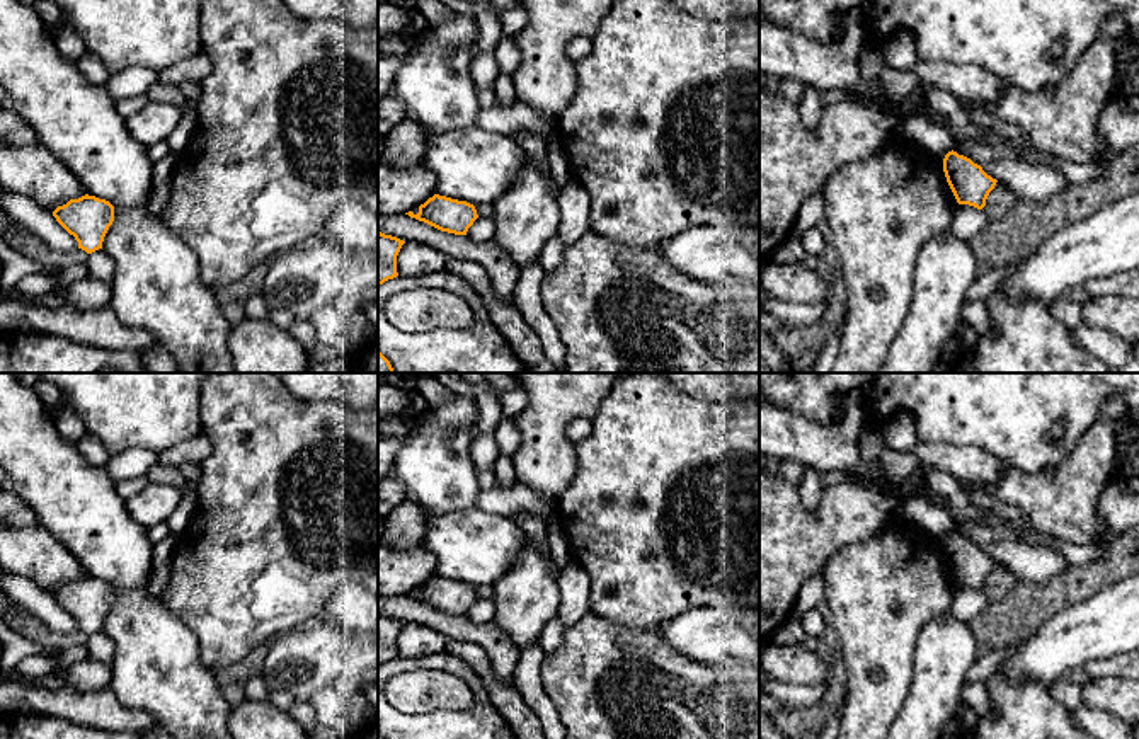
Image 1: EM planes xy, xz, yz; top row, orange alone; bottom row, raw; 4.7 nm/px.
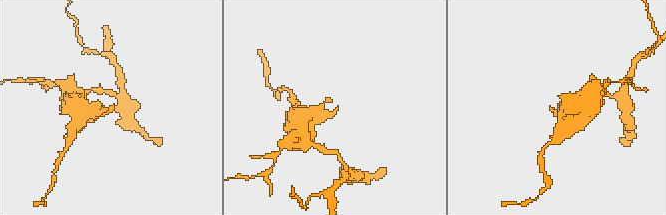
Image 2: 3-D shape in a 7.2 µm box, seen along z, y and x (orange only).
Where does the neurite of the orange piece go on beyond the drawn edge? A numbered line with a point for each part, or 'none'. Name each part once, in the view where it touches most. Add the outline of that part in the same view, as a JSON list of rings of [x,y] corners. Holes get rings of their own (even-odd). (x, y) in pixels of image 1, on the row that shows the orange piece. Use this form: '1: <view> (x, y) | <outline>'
none

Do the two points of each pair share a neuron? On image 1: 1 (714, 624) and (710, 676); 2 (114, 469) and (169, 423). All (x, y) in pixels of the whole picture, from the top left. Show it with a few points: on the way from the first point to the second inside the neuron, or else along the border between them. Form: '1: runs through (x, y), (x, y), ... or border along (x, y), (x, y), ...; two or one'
1: border along (675, 649), (702, 663), (724, 663), (727, 659); two
2: border along (159, 452), (126, 448), (113, 455); two

